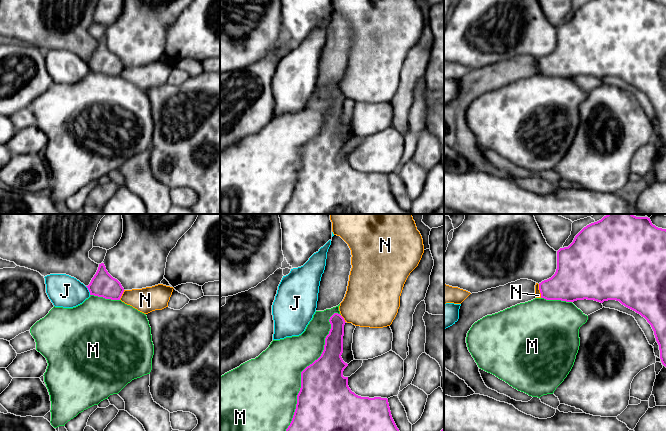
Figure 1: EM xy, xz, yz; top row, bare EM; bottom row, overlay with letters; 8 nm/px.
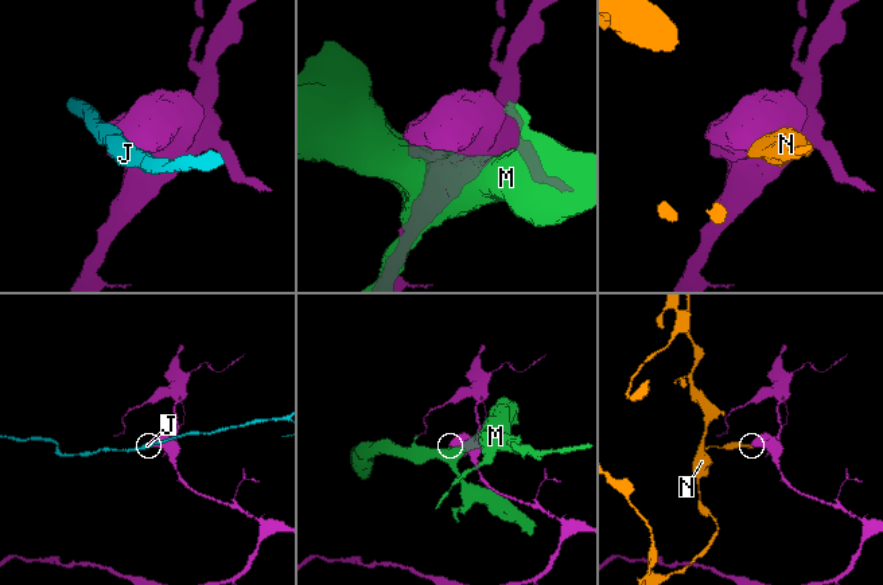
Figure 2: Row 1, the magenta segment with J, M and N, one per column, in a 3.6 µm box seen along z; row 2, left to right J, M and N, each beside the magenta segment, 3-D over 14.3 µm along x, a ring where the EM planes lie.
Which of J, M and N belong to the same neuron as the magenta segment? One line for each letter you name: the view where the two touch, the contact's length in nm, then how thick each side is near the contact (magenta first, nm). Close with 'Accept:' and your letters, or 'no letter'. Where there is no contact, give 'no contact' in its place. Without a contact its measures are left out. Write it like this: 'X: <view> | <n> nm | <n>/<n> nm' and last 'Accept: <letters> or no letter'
Accept: no letter

